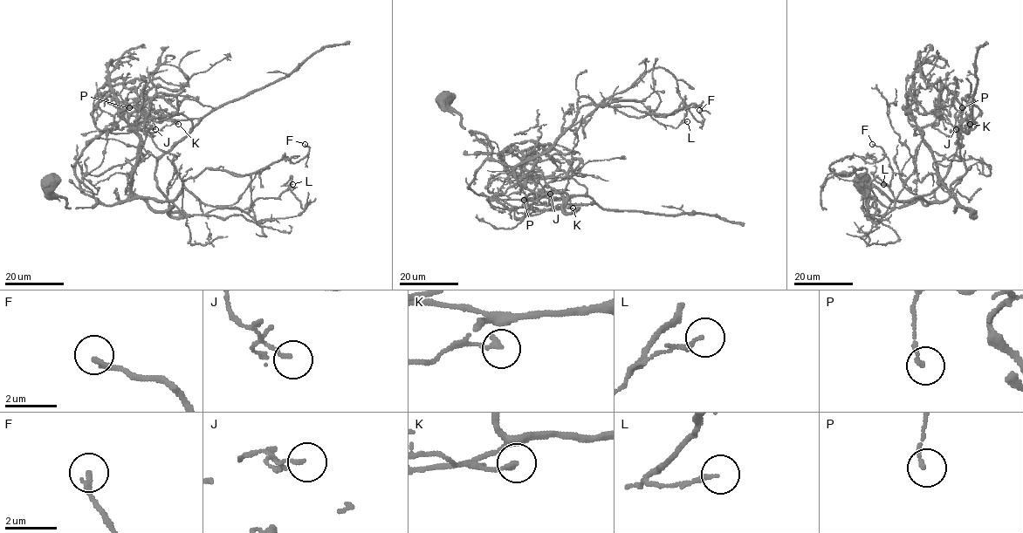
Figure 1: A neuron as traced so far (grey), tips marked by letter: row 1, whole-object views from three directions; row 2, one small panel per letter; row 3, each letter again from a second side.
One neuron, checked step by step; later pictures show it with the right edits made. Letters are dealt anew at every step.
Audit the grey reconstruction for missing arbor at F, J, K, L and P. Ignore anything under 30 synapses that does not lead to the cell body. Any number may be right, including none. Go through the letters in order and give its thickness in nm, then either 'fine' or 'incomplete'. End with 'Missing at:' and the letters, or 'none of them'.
F: calibre 190 nm; fine
J: calibre 130 nm; fine
K: calibre 200 nm; fine
L: calibre 170 nm; fine
P: calibre 150 nm; fine
Missing at: none of them

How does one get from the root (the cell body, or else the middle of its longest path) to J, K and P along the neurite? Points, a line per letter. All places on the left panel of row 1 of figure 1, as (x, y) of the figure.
J: (49, 181), (68, 208), (122, 203), (140, 141), (133, 121), (177, 110), (161, 98), (140, 108), (155, 129)
K: (49, 181), (68, 208), (90, 208), (97, 200), (79, 187), (75, 163), (95, 139), (178, 124)
P: (49, 181), (68, 208), (94, 205), (75, 163), (102, 133), (133, 130), (143, 111), (137, 99), (129, 107)

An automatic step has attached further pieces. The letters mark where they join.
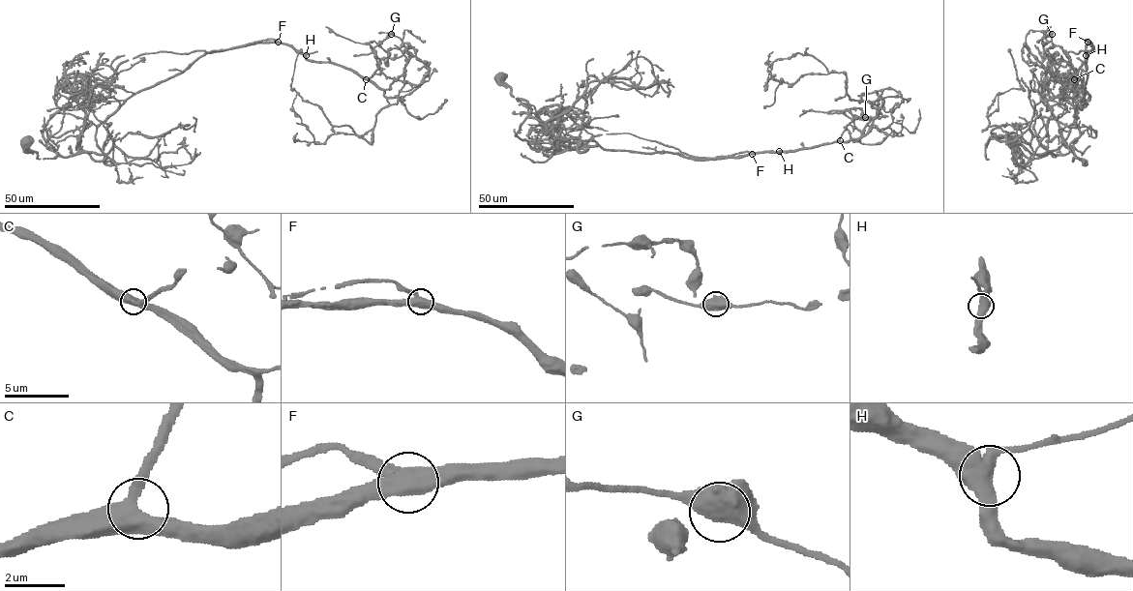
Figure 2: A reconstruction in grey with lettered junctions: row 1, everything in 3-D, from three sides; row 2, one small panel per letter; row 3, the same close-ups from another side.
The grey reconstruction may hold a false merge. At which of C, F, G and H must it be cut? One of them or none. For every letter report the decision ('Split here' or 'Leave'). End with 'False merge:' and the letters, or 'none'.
C: Leave
F: Split here
G: Leave
H: Leave
False merge: F

